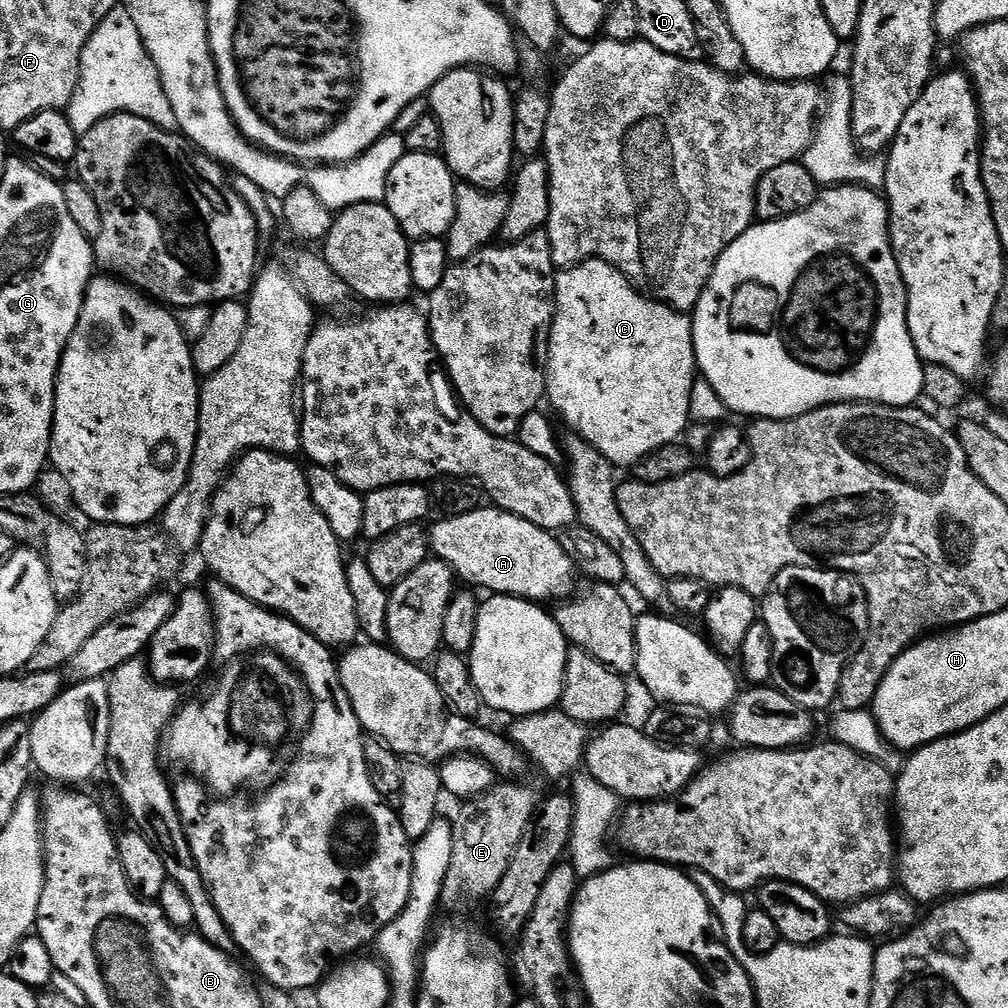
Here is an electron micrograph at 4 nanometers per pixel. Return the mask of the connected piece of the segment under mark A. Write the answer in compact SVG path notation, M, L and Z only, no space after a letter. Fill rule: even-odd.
M481 506L461 516L445 515L443 519L430 528L430 552L435 559L445 560L457 577L463 583L464 580L468 583L465 585L475 586L477 589L489 588L489 593L497 596L516 596L519 600L533 602L559 601L562 597L571 595L577 587L576 565L566 554L566 550L562 550L559 539L544 528L534 526L534 522L526 522L526 518L518 518L495 506Z

